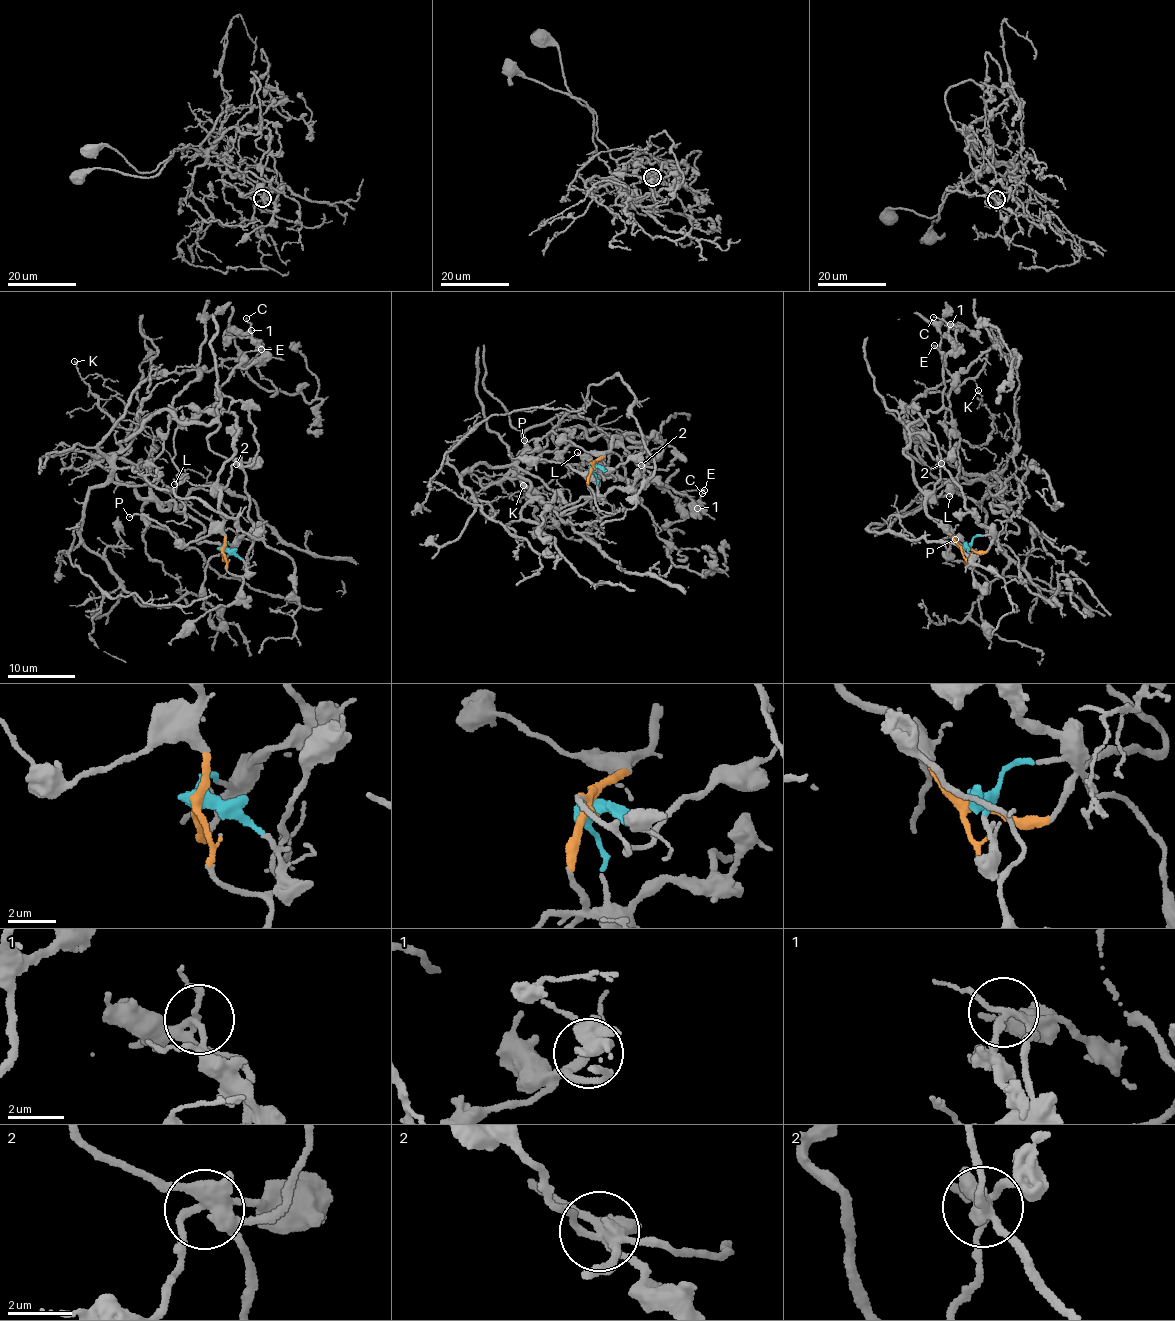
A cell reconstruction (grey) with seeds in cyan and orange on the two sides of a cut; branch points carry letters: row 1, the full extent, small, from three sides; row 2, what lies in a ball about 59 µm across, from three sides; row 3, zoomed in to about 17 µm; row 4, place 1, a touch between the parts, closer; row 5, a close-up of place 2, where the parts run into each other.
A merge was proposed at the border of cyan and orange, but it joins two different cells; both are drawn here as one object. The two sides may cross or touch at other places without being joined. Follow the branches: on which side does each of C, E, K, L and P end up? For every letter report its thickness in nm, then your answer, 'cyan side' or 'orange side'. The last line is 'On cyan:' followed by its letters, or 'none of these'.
C: calibre 110 nm; orange side
E: calibre 130 nm; orange side
K: calibre 120 nm; cyan side
L: calibre 220 nm; orange side
P: calibre 110 nm; orange side
On cyan: K

